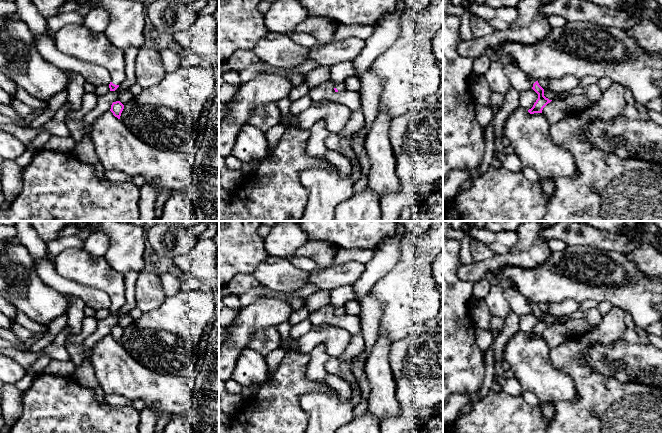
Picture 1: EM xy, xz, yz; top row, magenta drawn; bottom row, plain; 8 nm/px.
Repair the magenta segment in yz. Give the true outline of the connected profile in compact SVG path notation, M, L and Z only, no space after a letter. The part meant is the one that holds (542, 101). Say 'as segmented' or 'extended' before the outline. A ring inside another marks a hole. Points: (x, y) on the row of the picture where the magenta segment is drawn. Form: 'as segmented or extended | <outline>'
extended | M581 21L567 22L564 27L552 28L549 35L538 44L505 43L500 47L490 49L489 54L495 58L504 54L509 55L526 74L533 85L532 89L538 94L538 99L528 110L530 114L542 113L543 108L552 101L544 96L544 89L538 83L540 78L549 80L566 75L573 75L579 80L586 76L594 76L597 79L609 78L628 88L639 104L645 105L650 100L660 98L660 90L655 82L662 80L662 53L646 52L621 28L591 25Z

